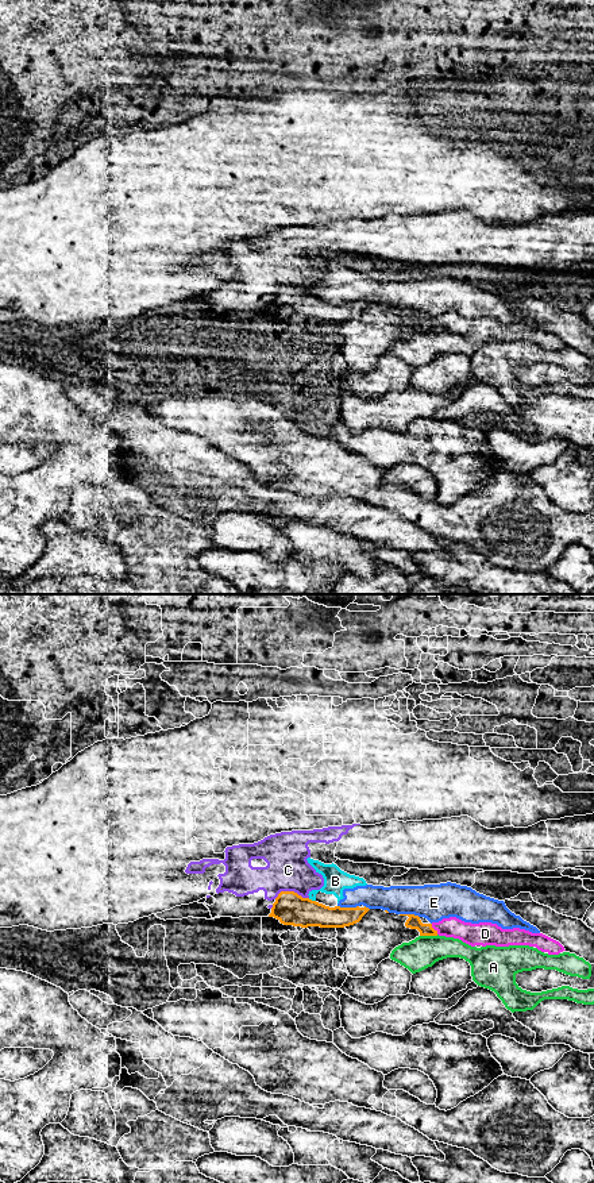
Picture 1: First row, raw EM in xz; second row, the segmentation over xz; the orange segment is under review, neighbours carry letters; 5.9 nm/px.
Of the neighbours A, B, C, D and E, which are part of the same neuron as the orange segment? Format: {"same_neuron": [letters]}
{"same_neuron": []}

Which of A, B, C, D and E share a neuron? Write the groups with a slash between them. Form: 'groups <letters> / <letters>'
groups A / B E / C / D

